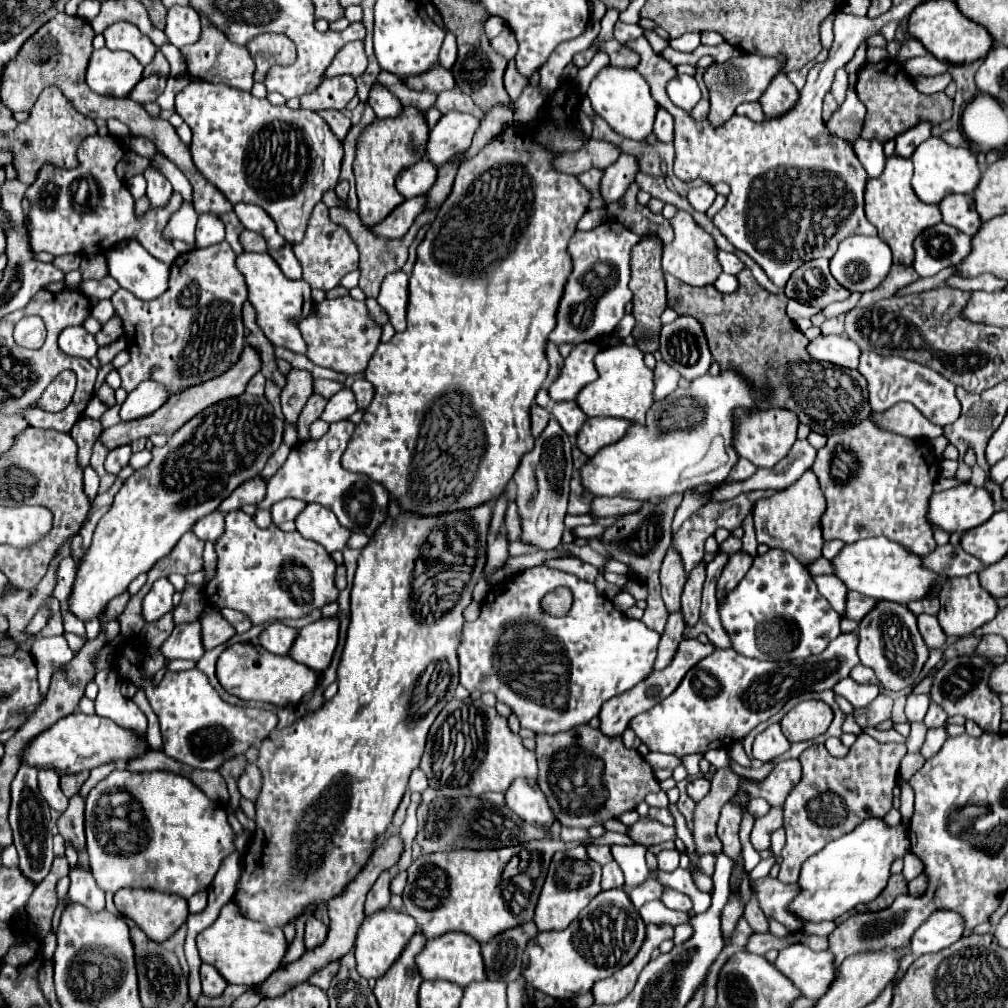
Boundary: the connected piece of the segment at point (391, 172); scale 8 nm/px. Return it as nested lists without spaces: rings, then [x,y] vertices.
[[[402,106],[402,112],[396,118],[376,118],[368,124],[358,142],[356,142],[356,158],[354,158],[354,178],[356,178],[356,192],[358,192],[358,214],[364,226],[376,224],[386,218],[398,204],[402,204],[402,194],[396,190],[394,180],[398,172],[406,166],[412,166],[422,158],[422,144],[428,138],[428,124],[424,114],[414,106]]]

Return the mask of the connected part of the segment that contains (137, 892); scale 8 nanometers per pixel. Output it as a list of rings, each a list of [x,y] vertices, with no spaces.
[[[122,888],[114,894],[114,904],[124,918],[136,922],[142,928],[142,932],[158,944],[168,940],[188,918],[188,904],[178,894],[164,894],[164,892],[140,890],[140,888]]]

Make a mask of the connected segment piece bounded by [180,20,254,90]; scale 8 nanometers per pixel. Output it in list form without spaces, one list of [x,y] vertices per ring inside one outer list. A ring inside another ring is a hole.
[[[202,20],[200,40],[192,46],[182,48],[180,52],[182,52],[182,58],[186,62],[188,74],[198,78],[198,80],[206,80],[206,82],[212,82],[212,84],[226,84],[226,86],[232,86],[232,88],[238,88],[238,90],[250,90],[252,84],[254,84],[254,80],[252,80],[254,62],[252,62],[248,50],[244,46],[232,44],[218,28],[214,28],[206,20]]]

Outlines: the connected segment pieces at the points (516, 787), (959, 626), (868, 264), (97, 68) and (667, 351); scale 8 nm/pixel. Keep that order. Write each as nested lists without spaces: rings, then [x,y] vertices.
[[[514,780],[514,784],[506,790],[506,806],[536,828],[548,830],[554,824],[548,800],[534,780]]]
[[[970,574],[966,578],[946,578],[944,588],[940,592],[940,604],[942,608],[938,612],[938,622],[948,636],[966,636],[978,626],[990,622],[998,612],[996,600],[990,598],[990,594],[980,588],[978,574]]]
[[[848,236],[840,242],[838,252],[830,260],[832,276],[850,292],[874,290],[888,274],[892,264],[892,250],[878,236]]]
[[[108,48],[94,50],[86,70],[88,86],[102,96],[126,98],[142,80],[144,66],[128,52],[112,52]]]
[[[680,316],[676,322],[662,326],[660,354],[688,382],[704,376],[712,364],[702,326],[690,316]]]

